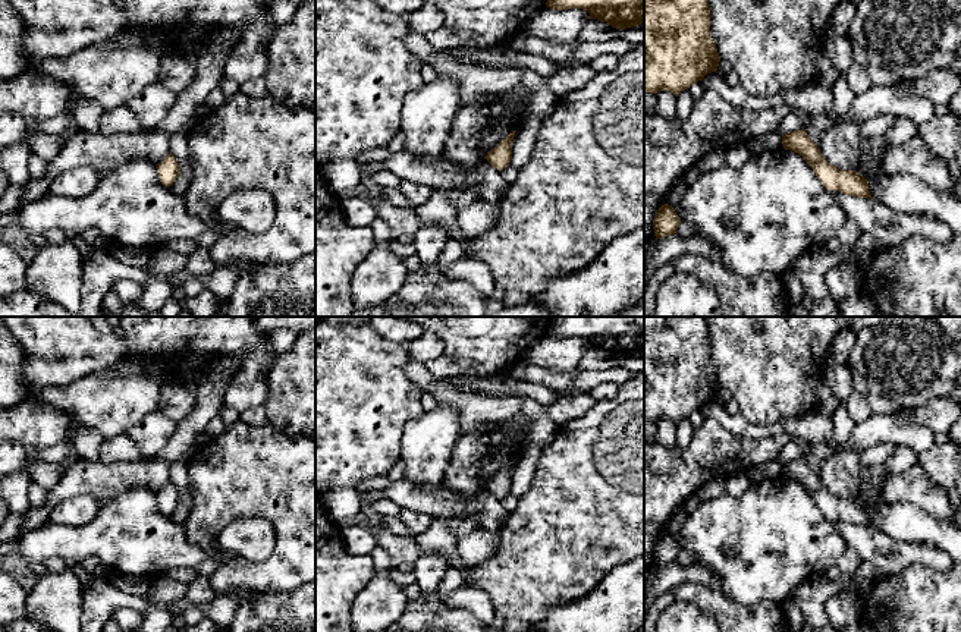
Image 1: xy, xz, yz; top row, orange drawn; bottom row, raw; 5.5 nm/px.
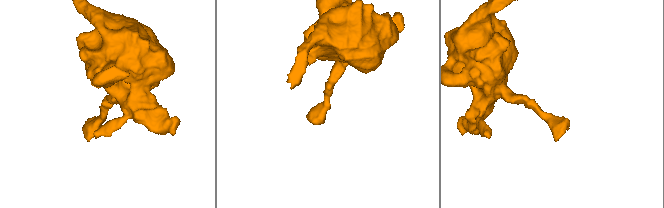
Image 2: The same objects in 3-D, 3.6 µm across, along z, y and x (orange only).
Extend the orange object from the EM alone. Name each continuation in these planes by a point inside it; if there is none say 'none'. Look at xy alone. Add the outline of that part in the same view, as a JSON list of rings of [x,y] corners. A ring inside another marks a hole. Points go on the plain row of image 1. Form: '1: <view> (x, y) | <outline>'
none

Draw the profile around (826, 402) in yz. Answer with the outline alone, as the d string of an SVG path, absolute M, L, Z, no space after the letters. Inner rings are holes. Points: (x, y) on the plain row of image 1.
M823 383L817 392L816 409L822 415L832 416L841 402L832 394L830 389Z

